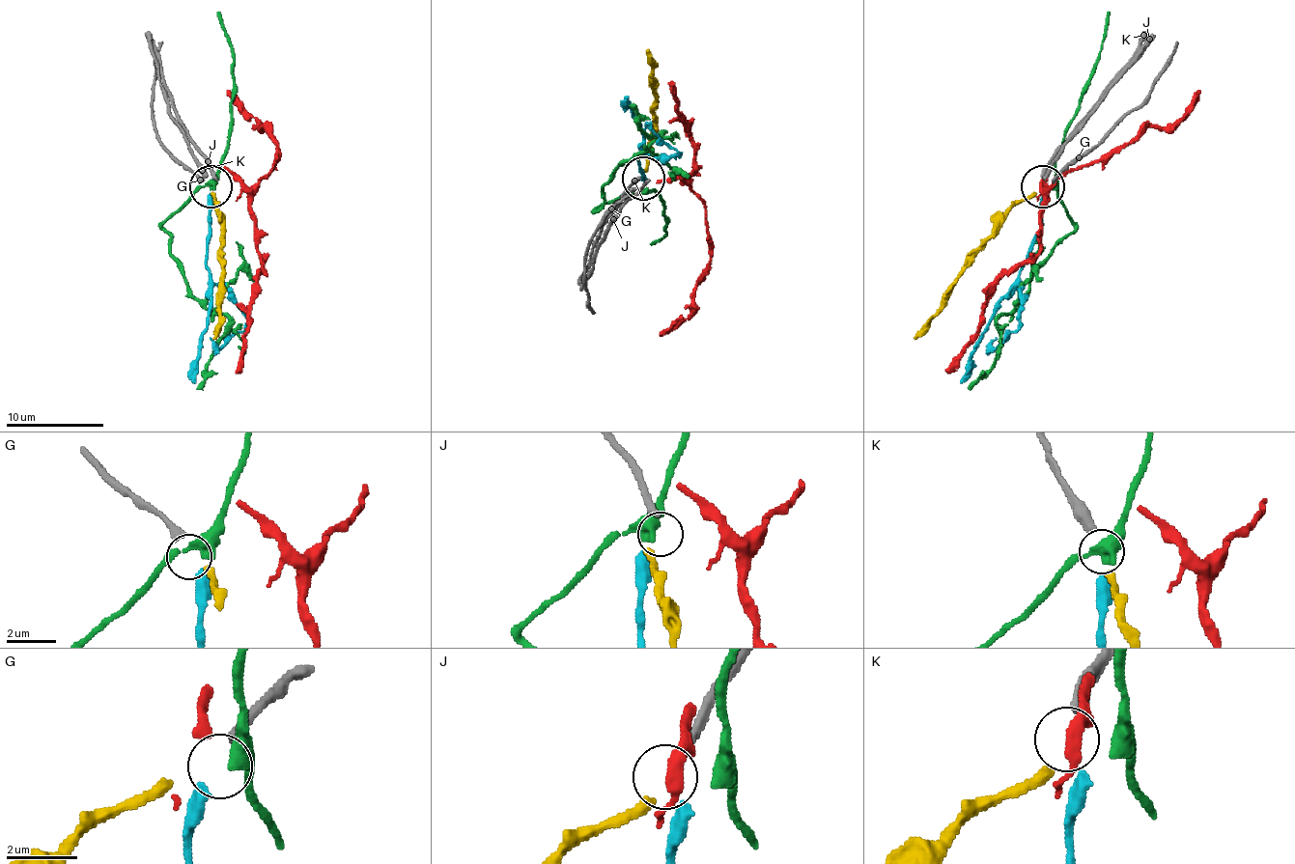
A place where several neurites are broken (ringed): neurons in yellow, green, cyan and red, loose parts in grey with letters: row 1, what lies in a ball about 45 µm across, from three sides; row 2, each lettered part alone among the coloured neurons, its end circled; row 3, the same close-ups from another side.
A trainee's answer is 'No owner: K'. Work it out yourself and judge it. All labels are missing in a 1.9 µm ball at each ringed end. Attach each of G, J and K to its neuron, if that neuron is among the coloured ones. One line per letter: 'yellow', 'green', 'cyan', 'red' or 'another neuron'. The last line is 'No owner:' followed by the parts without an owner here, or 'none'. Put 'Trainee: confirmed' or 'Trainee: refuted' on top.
Trainee: refuted
G: cyan
J: another neuron
K: yellow
No owner: J

